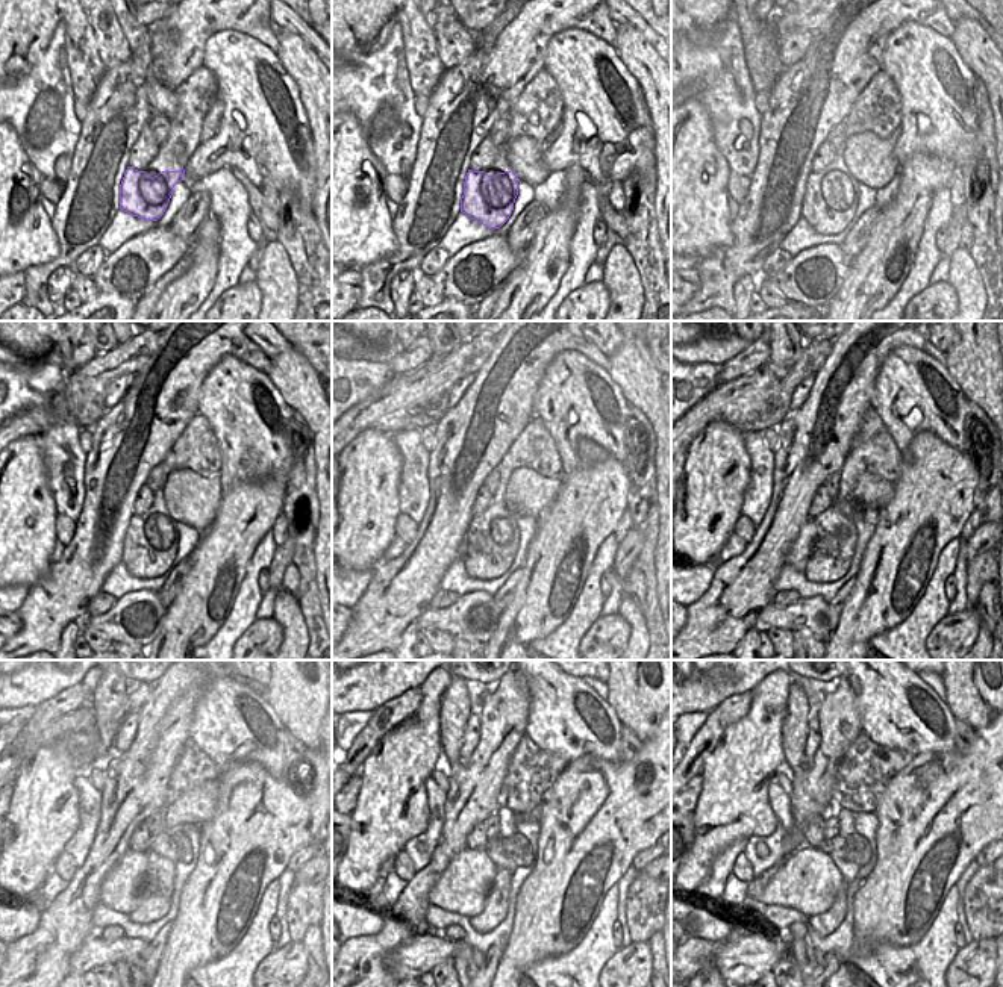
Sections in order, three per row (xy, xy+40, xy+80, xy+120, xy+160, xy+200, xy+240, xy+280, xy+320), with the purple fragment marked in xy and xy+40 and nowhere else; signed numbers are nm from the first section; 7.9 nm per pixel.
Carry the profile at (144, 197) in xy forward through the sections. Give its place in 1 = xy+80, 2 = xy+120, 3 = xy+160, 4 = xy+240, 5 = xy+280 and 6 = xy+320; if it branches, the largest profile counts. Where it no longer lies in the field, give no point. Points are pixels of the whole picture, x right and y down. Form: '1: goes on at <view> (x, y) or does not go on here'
1: goes on at xy+80 (829, 203)
2: goes on at xy+120 (150, 545)
3: goes on at xy+160 (491, 542)
4: goes on at xy+240 (156, 892)
5: goes on at xy+280 (496, 906)
6: goes on at xy+320 (824, 924)

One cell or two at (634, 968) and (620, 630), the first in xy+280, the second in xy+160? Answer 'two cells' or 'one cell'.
one cell

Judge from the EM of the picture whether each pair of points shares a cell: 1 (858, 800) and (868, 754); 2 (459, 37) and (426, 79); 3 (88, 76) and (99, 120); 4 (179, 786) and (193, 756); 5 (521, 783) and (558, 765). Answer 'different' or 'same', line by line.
1: same
2: different
3: different
4: same
5: same

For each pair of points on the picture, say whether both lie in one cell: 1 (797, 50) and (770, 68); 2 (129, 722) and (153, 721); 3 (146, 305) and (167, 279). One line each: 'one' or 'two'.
1: two
2: two
3: one

